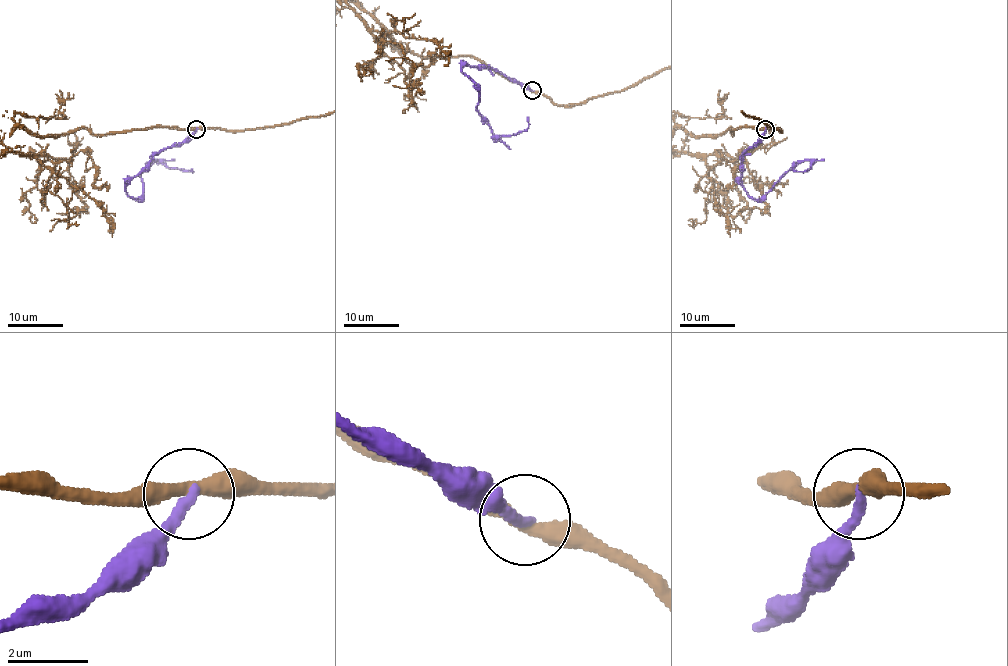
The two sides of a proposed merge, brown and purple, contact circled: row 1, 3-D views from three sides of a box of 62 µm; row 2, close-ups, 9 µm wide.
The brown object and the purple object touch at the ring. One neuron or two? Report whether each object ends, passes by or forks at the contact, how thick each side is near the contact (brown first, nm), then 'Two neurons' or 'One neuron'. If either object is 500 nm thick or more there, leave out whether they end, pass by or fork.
At the ring brown passes by. At the ring purple ends. Thickness 360 nm (brown) against 280 nm. Two neurons

